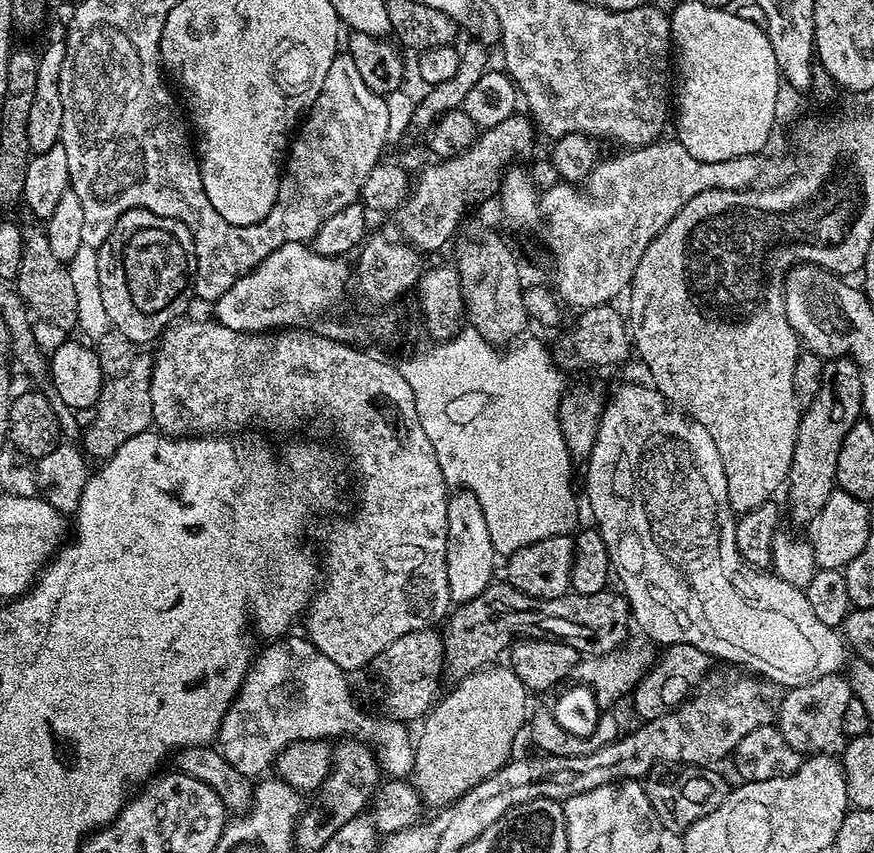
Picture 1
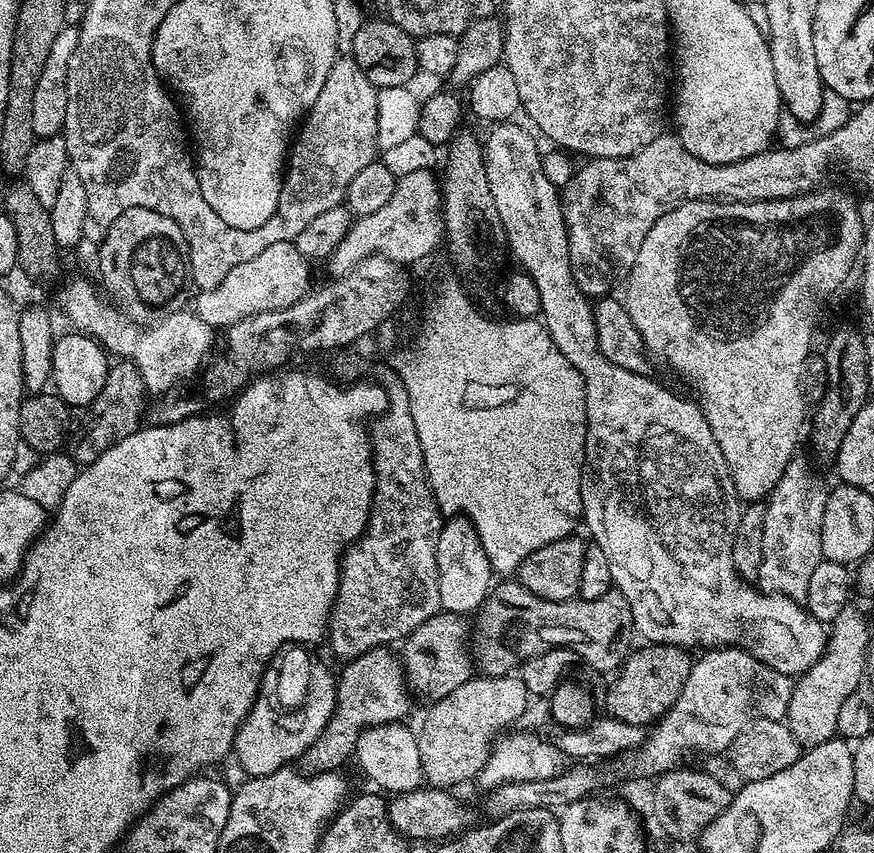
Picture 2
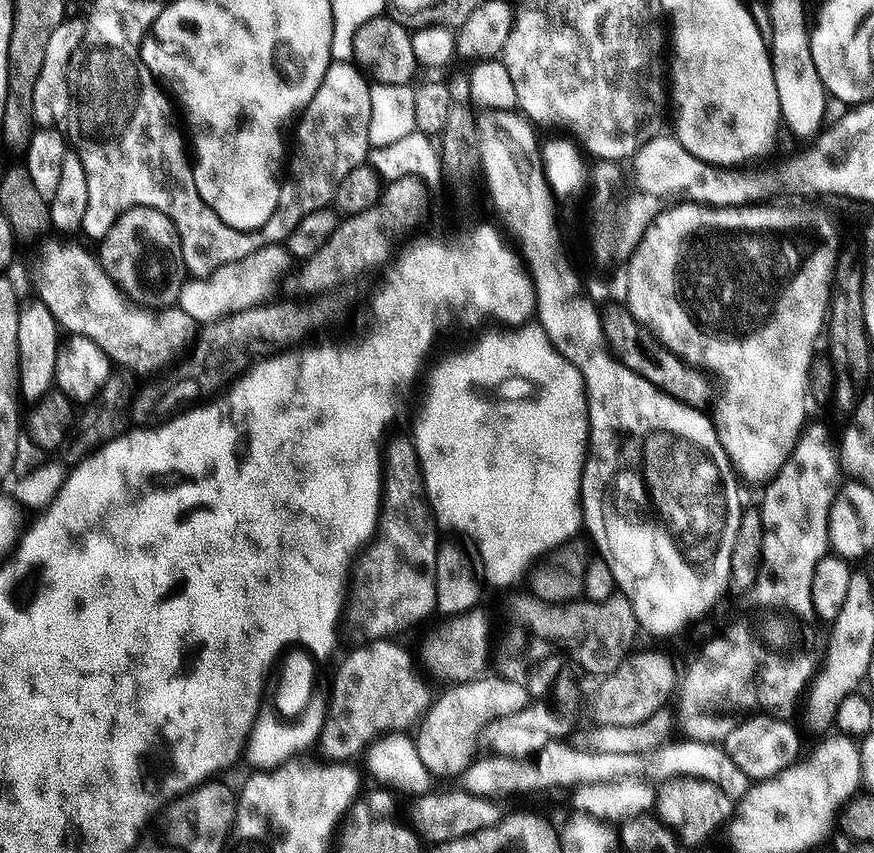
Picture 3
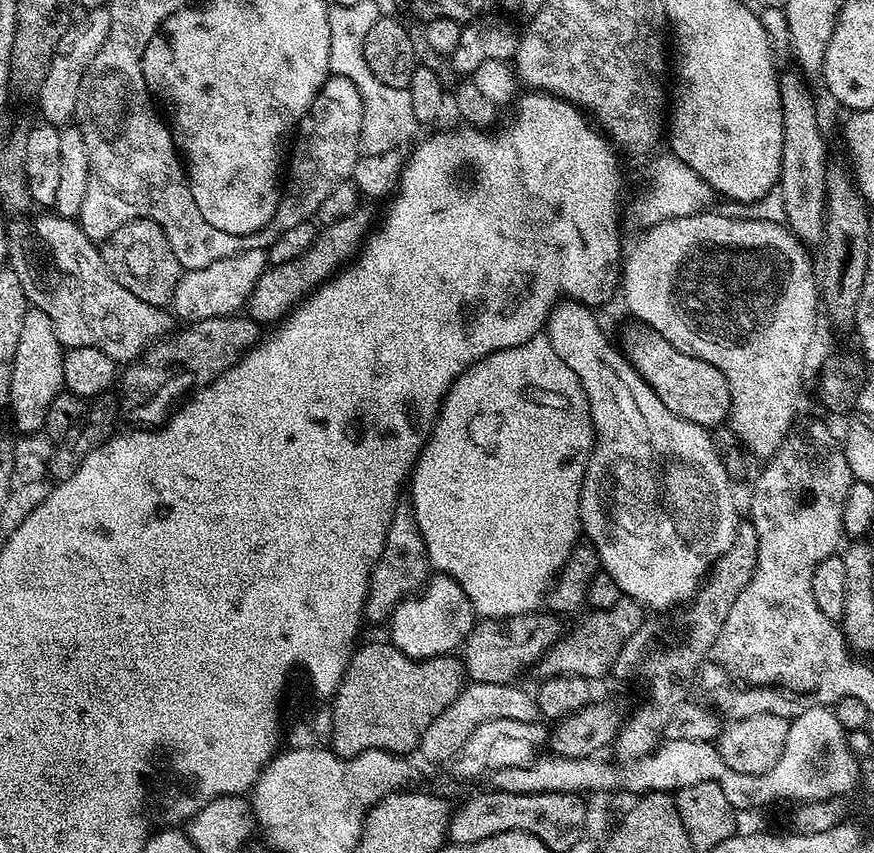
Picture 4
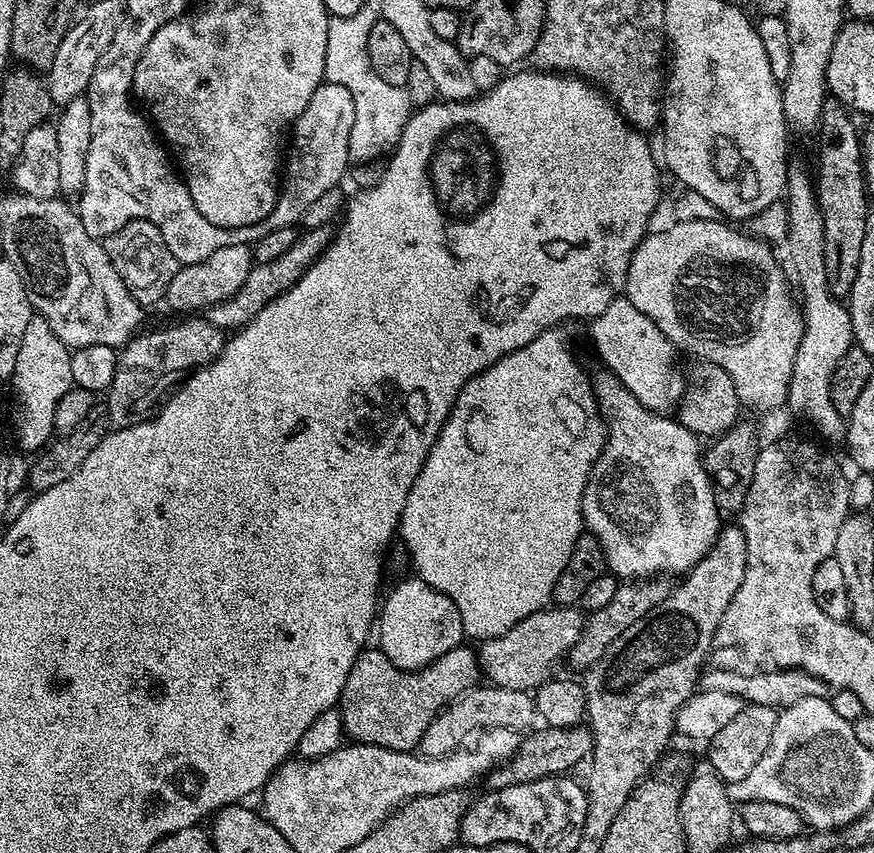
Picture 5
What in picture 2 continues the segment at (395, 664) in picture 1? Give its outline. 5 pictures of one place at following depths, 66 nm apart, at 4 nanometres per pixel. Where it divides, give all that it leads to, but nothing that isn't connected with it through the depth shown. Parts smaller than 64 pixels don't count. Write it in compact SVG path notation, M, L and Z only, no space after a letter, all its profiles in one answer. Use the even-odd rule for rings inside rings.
M443 610L436 615L426 618L422 626L418 626L402 641L404 656L402 655L402 669L404 683L413 697L421 696L427 702L435 702L446 698L458 686L462 686L474 676L474 662L470 657L469 647L466 645L466 632L459 615Z

